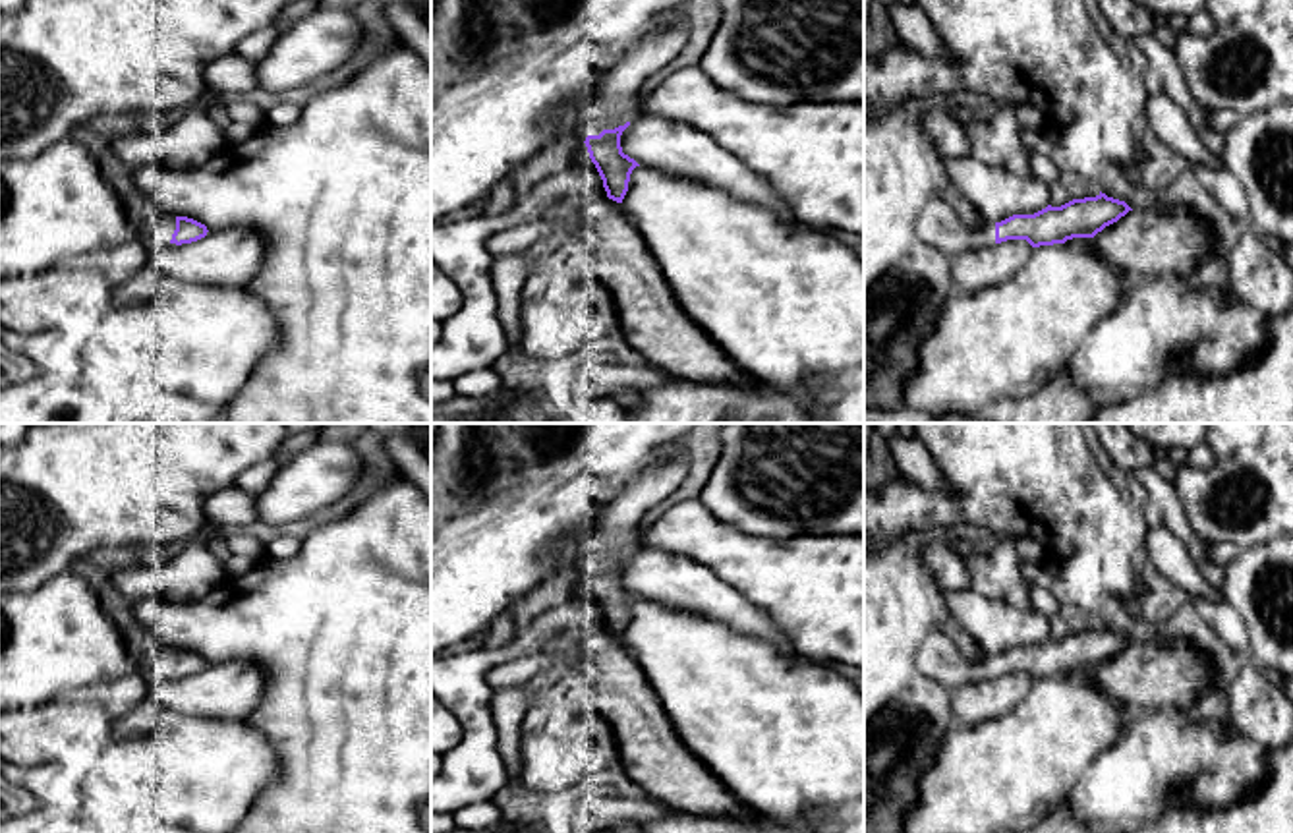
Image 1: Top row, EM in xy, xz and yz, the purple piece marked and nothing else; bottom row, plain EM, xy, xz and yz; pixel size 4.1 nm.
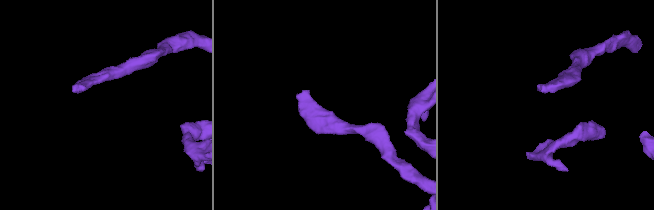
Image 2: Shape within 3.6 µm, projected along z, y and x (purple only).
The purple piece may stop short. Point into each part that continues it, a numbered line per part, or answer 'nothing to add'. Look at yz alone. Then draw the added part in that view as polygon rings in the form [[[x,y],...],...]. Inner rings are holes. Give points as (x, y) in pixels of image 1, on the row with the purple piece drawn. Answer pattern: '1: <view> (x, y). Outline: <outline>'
1: yz (938, 225). Outline: [[[930,199],[916,218],[918,240],[941,251],[949,261],[966,249],[995,245],[995,224],[966,228],[943,199]]]

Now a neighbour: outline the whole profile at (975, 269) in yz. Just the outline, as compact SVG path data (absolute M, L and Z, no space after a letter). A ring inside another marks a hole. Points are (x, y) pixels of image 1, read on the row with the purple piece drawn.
M1007 240L988 247L966 249L949 263L957 292L978 292L1011 280L1032 255L1026 240Z

